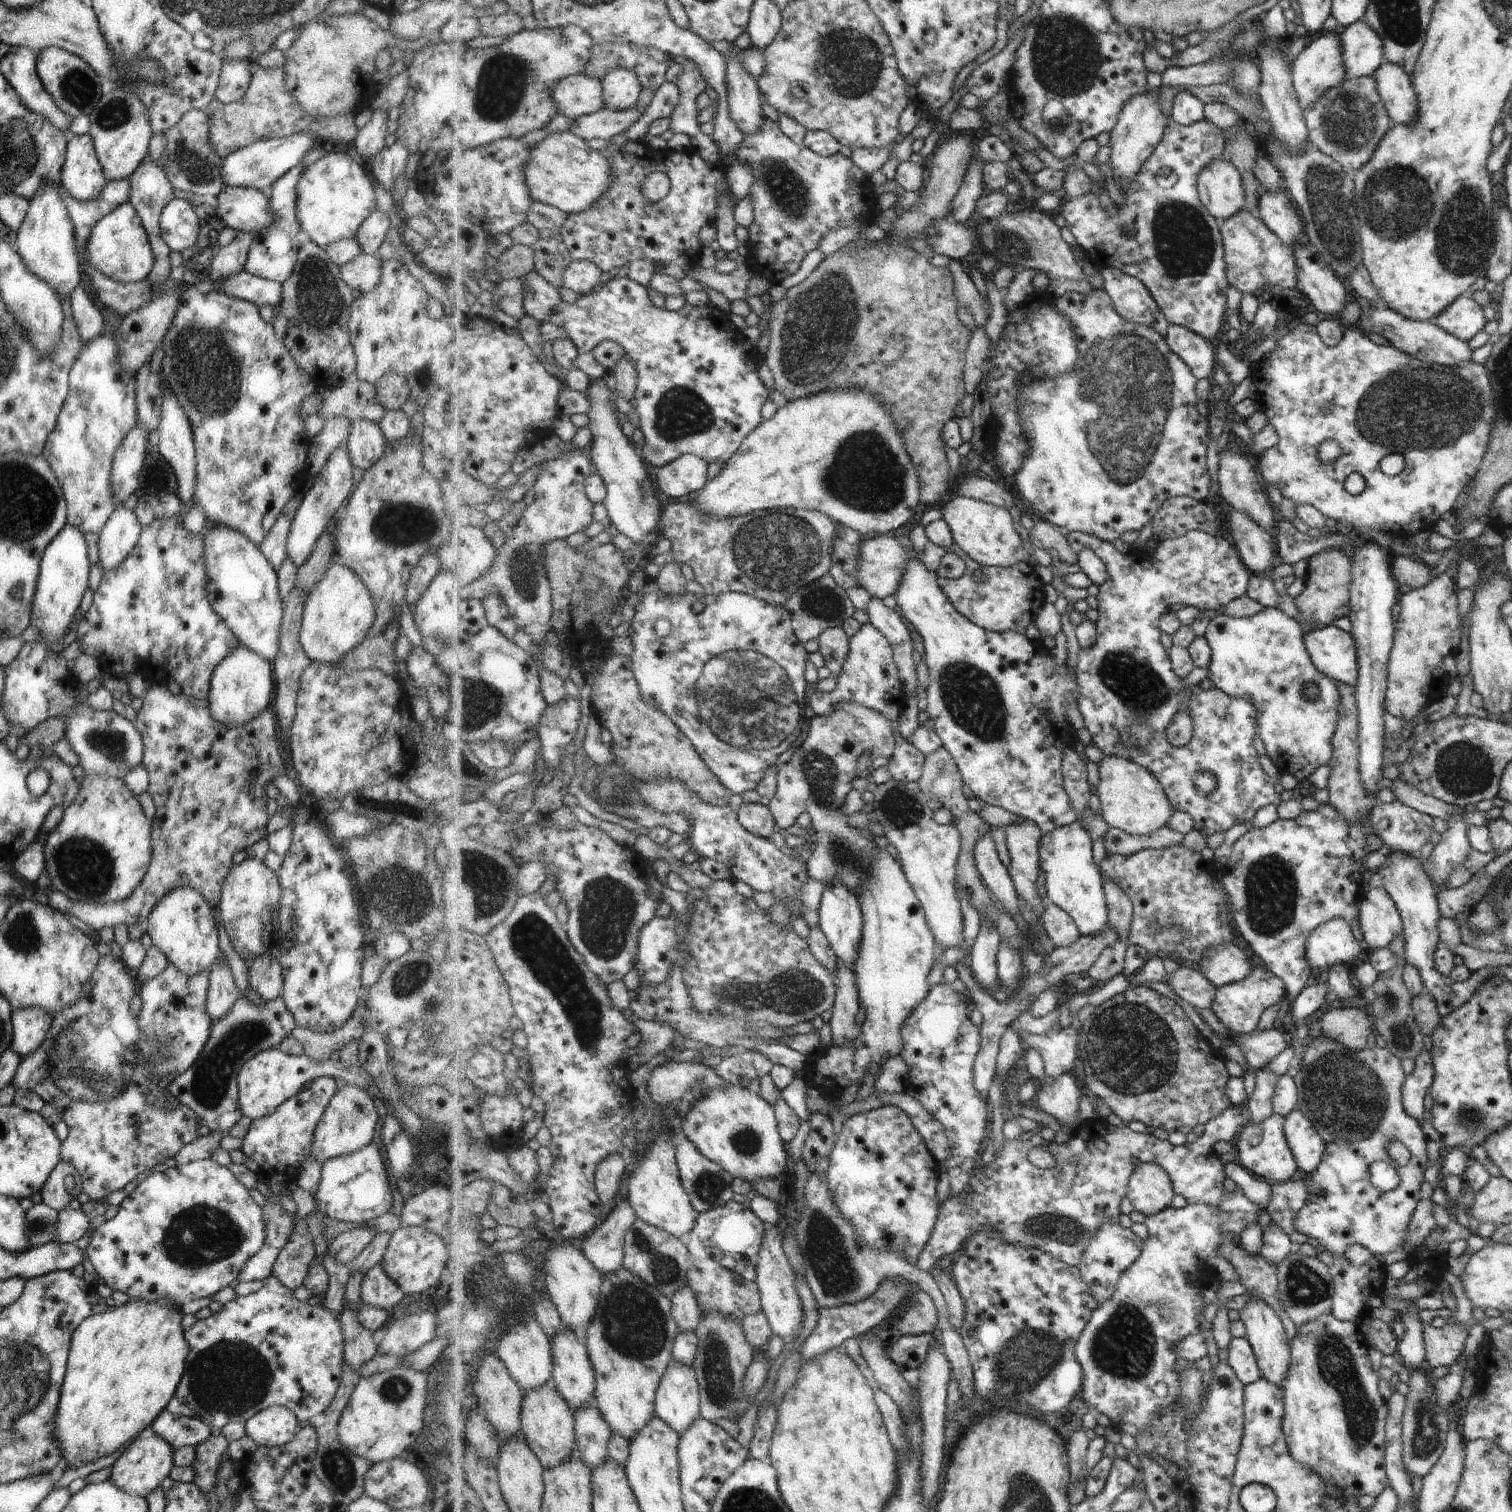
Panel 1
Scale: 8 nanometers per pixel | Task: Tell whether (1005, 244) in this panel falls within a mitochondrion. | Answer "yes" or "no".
yes

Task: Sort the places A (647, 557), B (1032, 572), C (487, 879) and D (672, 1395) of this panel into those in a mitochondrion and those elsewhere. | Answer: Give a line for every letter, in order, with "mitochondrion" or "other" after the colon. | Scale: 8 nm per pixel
A: other
B: other
C: mitochondrion
D: other

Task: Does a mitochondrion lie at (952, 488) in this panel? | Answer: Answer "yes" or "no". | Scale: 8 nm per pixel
no

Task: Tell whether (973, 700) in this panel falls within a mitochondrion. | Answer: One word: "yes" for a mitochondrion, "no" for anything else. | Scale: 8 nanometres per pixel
yes

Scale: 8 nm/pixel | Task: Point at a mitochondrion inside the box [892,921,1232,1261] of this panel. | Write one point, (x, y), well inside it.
(1128, 1046)

